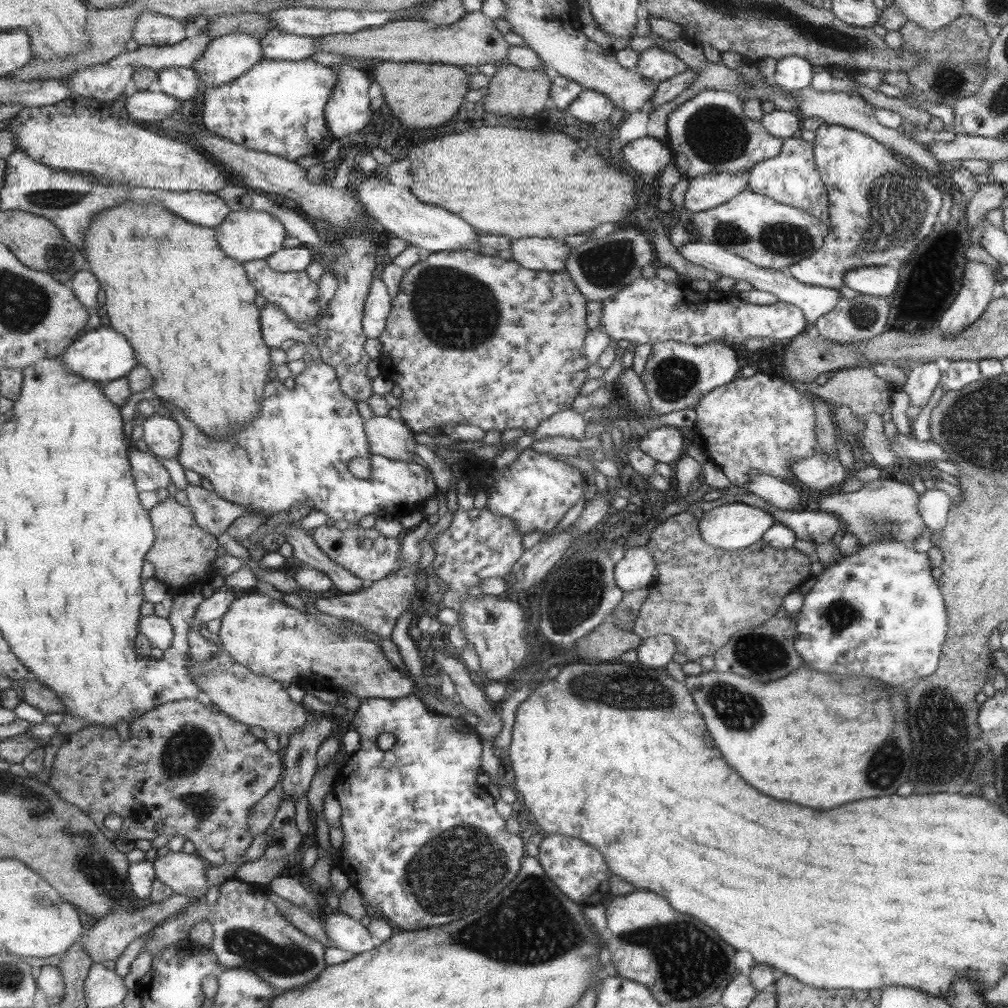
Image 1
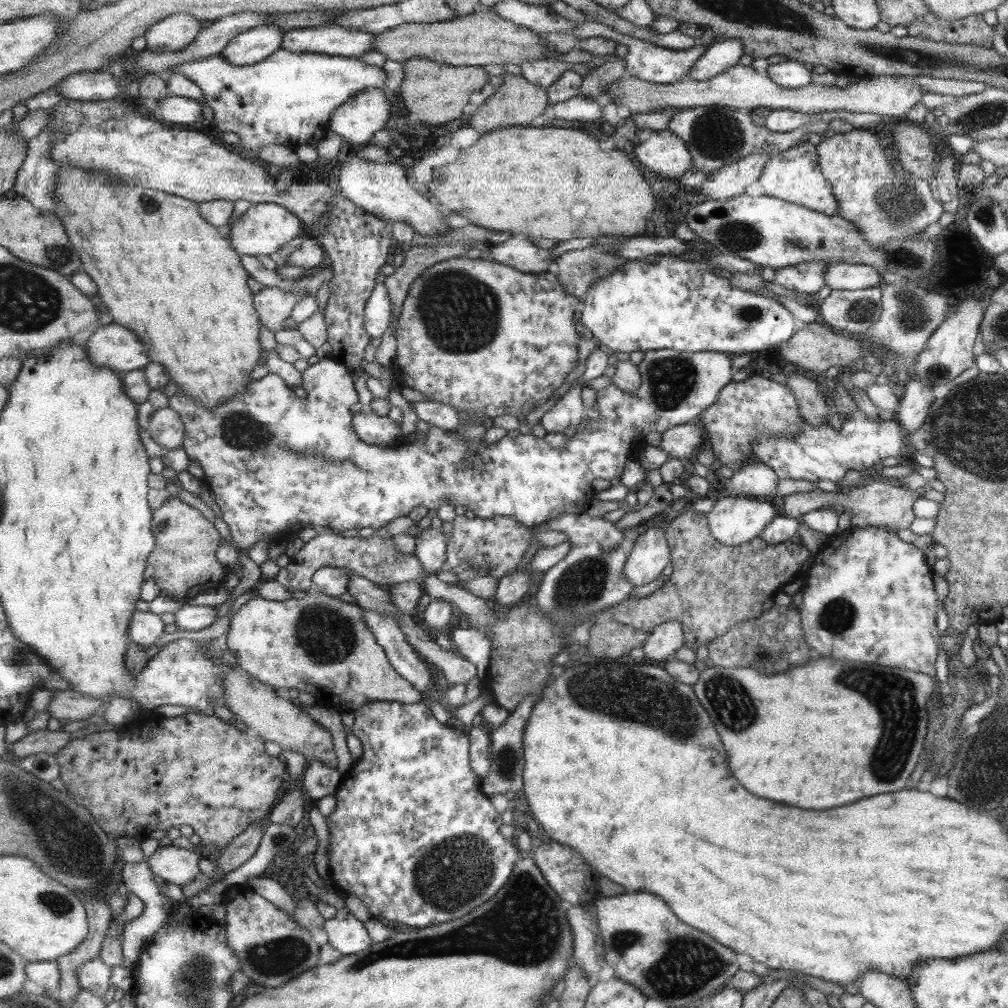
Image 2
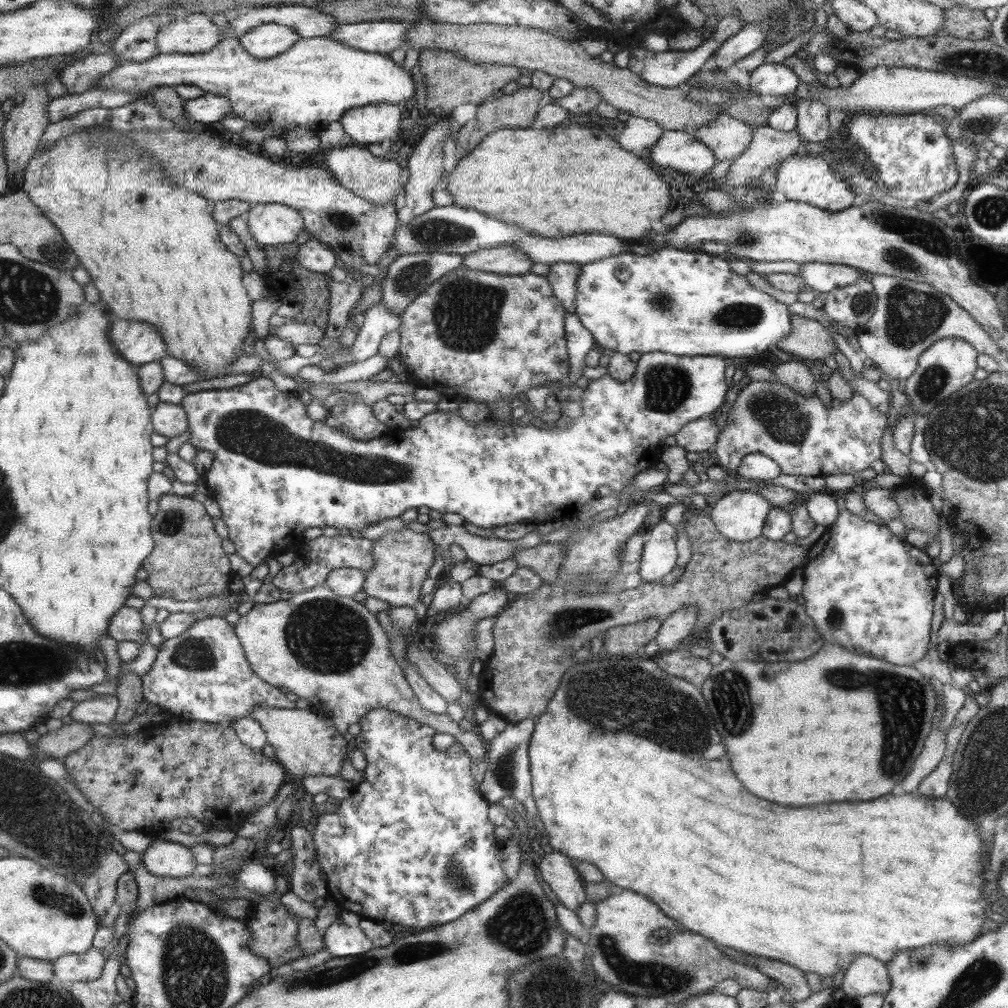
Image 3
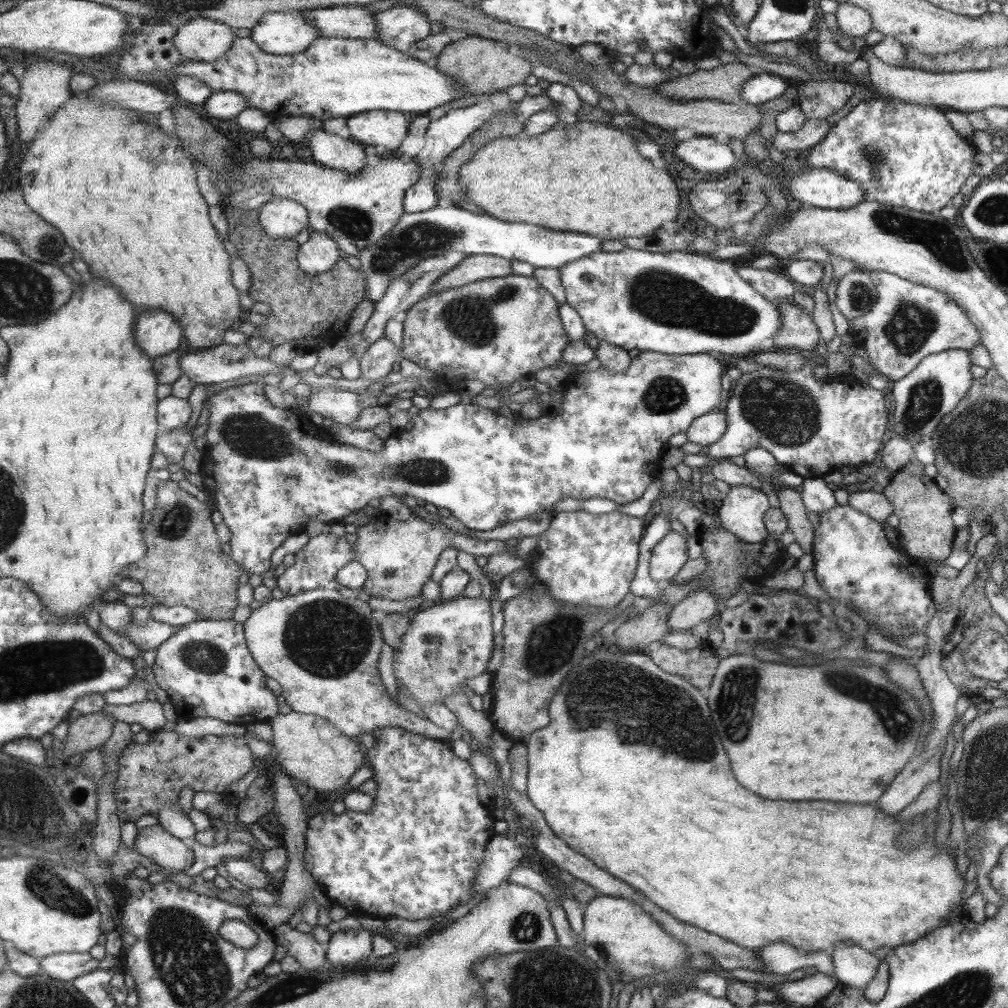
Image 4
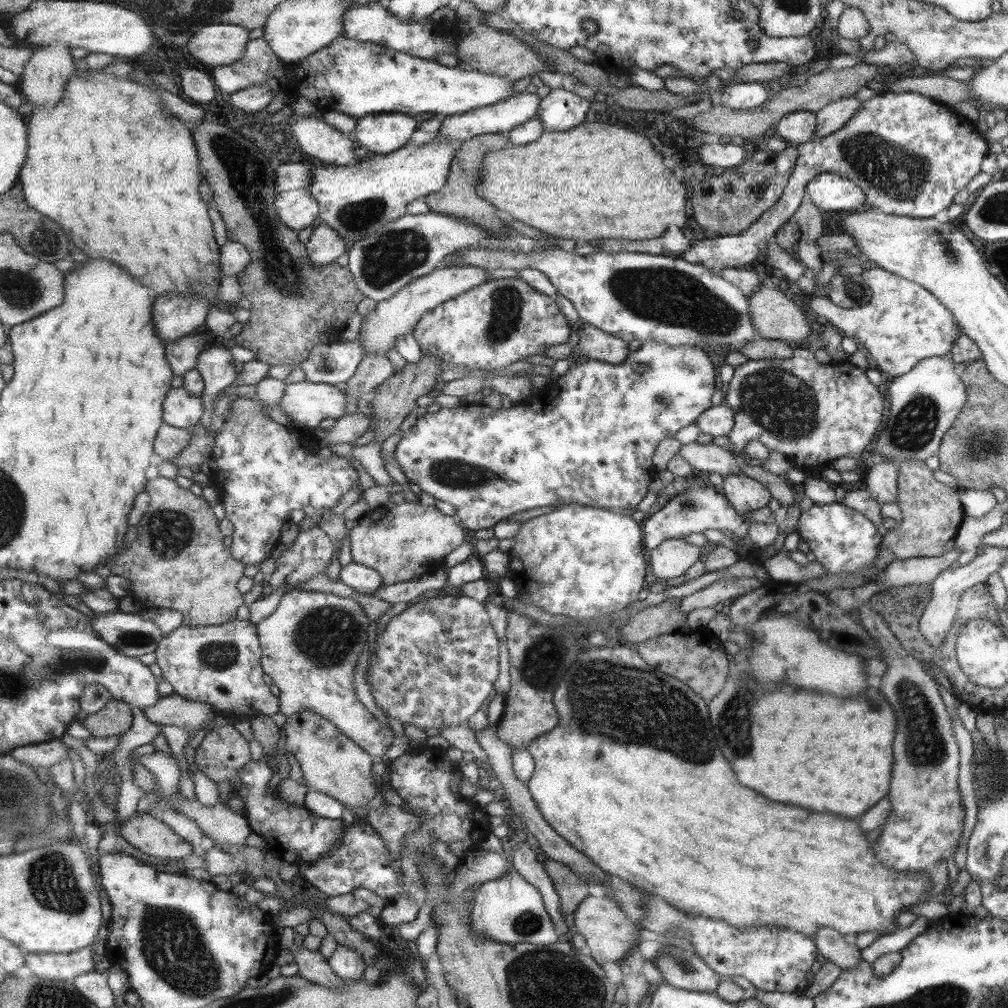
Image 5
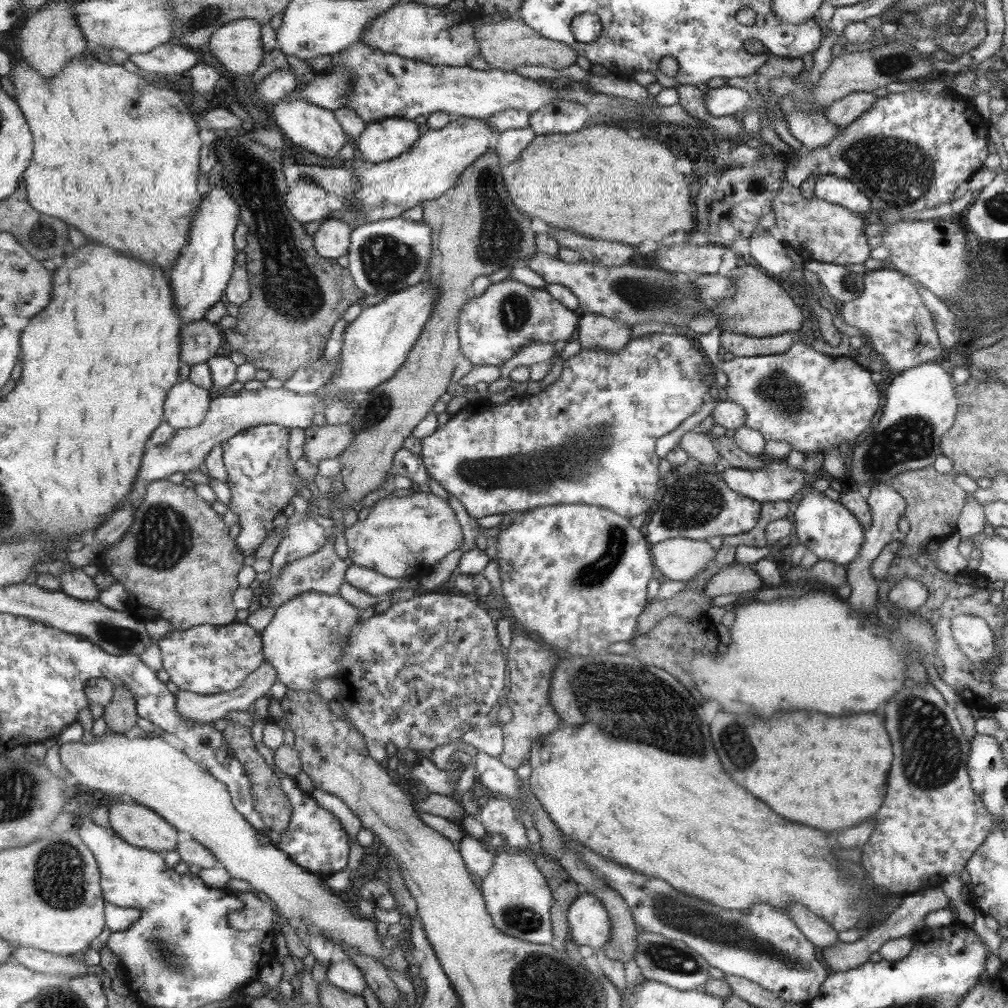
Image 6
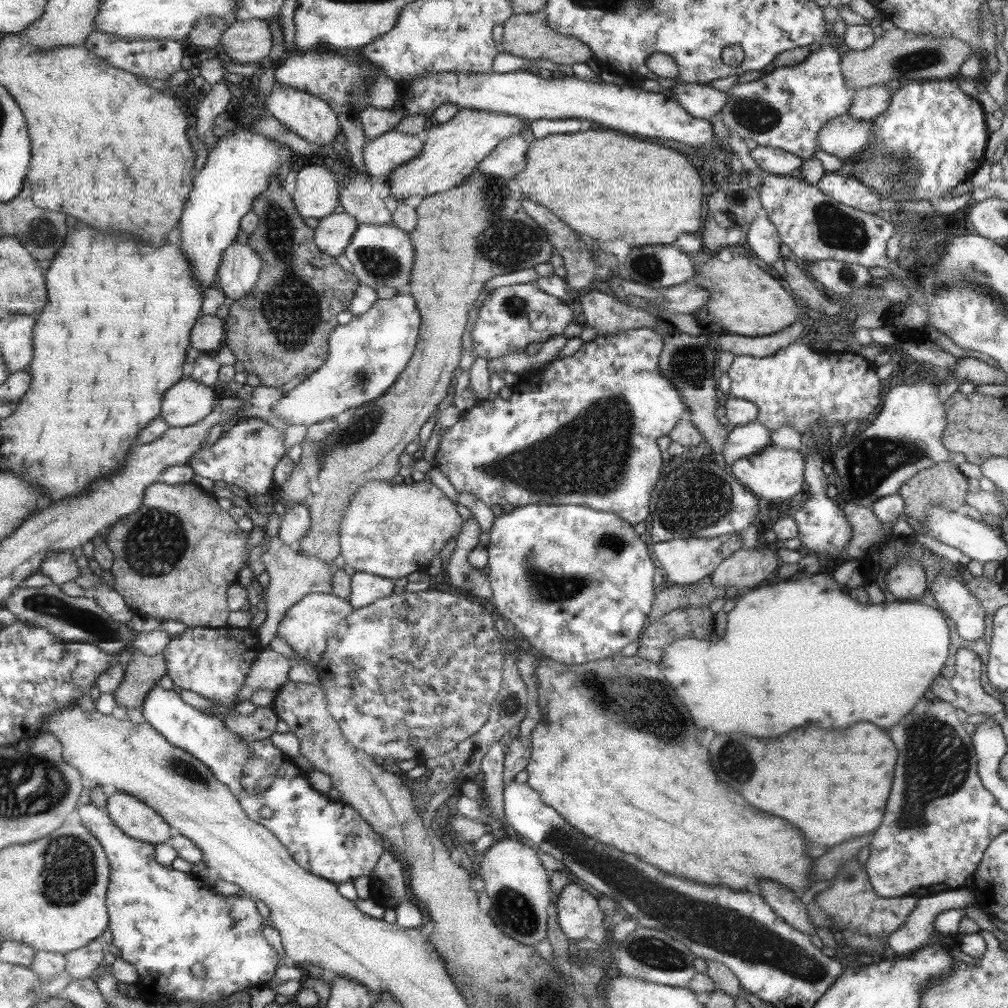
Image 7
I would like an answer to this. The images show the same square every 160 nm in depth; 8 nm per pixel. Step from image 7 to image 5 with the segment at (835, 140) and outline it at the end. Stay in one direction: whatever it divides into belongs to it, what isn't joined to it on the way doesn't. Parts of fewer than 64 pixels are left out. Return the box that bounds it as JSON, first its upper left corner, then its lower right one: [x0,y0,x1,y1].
[771,111,817,146]

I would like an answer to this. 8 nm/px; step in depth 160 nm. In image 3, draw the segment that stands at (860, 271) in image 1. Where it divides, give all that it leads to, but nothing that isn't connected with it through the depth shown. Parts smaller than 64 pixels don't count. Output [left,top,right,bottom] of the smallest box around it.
[799,262,861,294]

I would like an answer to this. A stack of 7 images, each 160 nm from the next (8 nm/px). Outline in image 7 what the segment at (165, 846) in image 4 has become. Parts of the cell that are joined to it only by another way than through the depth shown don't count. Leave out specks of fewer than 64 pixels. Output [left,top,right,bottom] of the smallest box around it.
[106,790,175,844]

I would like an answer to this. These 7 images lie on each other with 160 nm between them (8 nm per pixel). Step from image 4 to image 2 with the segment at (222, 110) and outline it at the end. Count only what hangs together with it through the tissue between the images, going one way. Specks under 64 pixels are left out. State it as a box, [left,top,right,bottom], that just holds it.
[154,96,203,124]

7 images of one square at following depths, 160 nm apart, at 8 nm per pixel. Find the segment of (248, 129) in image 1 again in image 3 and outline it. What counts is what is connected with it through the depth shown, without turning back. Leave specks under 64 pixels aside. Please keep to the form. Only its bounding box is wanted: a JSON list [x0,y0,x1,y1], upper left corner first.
[94,37,413,133]

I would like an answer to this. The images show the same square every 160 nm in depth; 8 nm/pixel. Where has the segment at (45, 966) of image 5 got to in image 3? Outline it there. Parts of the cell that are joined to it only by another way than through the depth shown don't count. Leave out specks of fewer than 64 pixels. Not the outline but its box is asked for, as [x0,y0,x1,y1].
[54,947,108,982]

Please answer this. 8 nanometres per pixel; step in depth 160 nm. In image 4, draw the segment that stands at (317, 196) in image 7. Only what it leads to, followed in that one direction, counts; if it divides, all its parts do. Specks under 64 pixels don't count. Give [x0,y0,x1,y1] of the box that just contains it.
[260,198,310,238]

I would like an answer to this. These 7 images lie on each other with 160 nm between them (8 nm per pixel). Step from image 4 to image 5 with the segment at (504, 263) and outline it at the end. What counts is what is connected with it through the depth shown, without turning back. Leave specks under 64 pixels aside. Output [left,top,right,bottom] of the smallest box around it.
[355,265,488,355]

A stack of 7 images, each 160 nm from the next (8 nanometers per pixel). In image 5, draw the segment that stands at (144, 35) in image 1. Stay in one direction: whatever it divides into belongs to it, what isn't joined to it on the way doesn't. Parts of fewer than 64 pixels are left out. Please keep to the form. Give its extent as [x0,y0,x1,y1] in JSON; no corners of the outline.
[188,24,249,68]

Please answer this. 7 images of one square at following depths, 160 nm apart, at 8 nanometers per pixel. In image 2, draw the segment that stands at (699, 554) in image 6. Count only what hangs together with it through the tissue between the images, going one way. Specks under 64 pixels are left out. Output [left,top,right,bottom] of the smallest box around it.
[623,528,670,587]

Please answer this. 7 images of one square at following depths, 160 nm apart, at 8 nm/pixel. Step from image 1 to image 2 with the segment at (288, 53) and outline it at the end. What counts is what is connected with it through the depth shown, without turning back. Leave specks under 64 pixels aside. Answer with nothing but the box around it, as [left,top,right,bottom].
[281,24,377,57]

